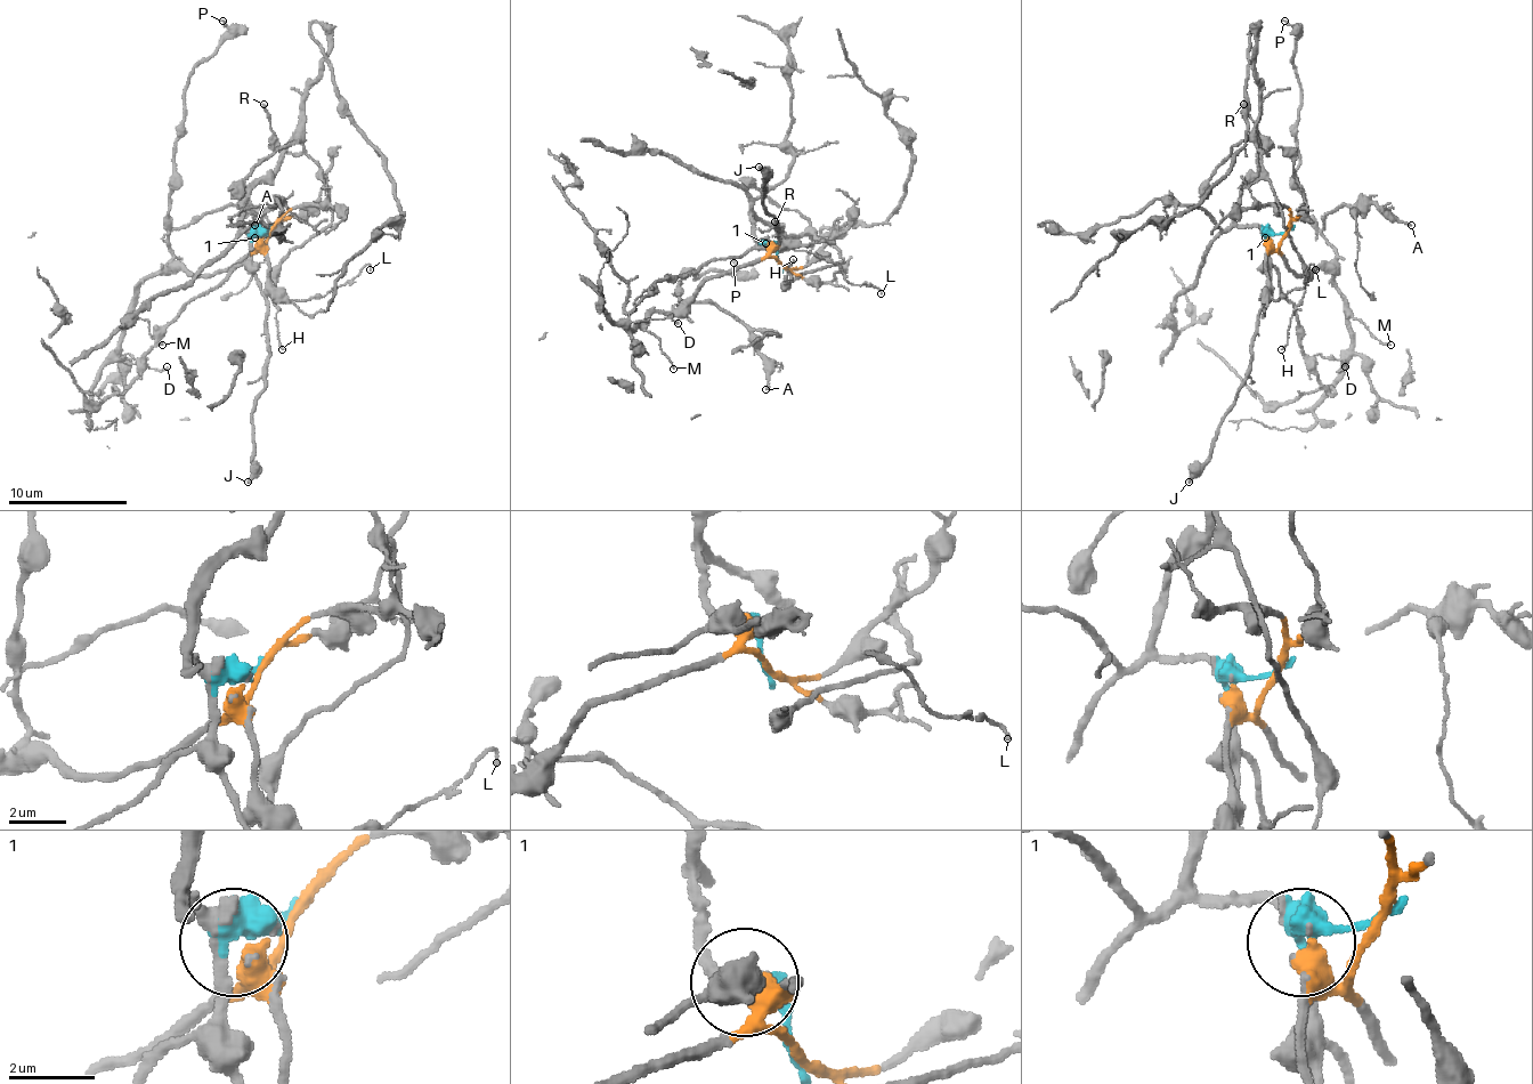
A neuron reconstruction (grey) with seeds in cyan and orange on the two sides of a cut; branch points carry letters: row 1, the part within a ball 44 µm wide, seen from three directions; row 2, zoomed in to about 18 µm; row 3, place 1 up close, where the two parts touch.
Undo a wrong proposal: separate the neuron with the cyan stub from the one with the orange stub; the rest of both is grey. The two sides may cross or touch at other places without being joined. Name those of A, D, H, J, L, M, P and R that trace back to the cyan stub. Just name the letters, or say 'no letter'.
H, J, R

